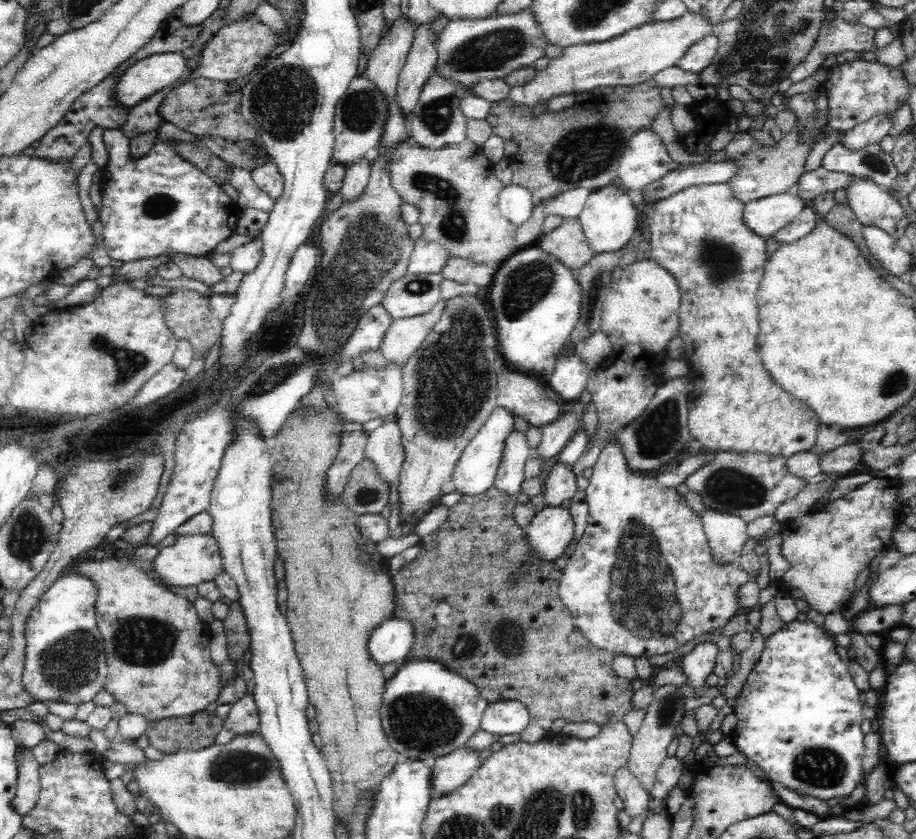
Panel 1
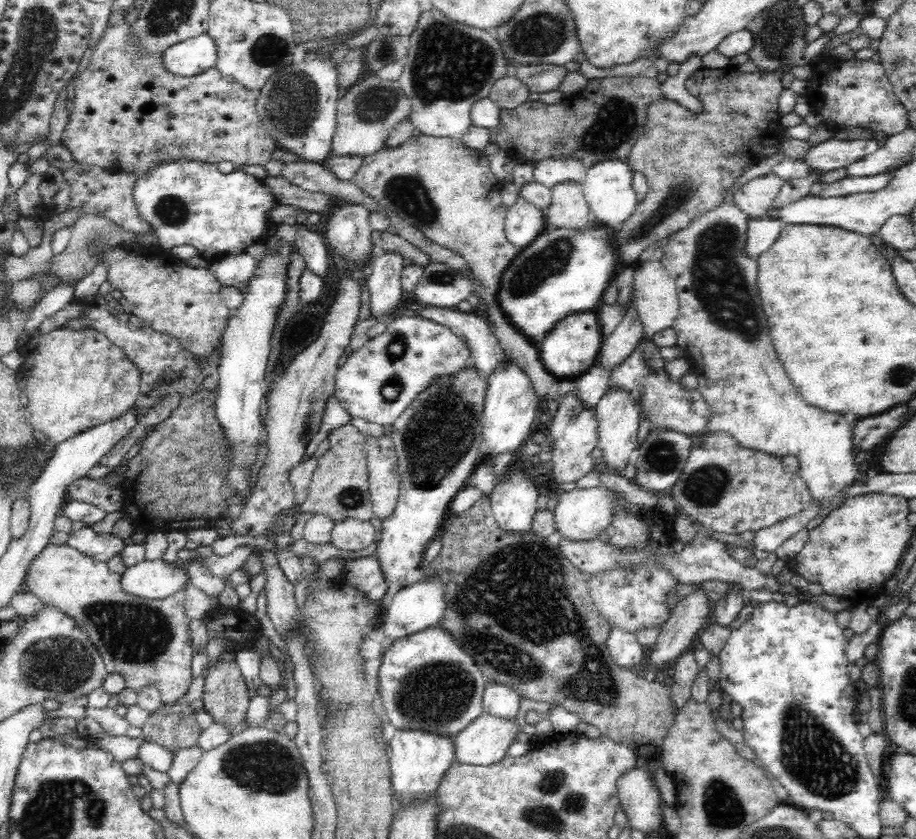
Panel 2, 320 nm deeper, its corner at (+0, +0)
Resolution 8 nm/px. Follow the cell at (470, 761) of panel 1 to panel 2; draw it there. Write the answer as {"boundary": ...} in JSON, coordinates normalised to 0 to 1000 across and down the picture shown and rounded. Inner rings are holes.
{"boundary":[[[526,849],[513,864],[496,877],[497,906],[508,912],[533,913],[546,908],[564,877],[571,872],[562,856],[546,856],[534,849]]]}

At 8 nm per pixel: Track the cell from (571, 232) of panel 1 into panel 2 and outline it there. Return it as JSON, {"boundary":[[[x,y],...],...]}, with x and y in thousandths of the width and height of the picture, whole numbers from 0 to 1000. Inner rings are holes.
{"boundary":[[[626,215],[611,217],[600,224],[600,243],[596,248],[595,275],[605,275],[608,273],[623,273],[627,275],[641,272],[645,265],[644,250],[639,234],[636,232],[636,221]]]}

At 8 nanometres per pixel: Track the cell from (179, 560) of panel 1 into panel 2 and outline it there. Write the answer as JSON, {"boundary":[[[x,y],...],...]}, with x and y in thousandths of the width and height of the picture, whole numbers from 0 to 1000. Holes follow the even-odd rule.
{"boundary":[[[176,666],[156,669],[136,679],[132,685],[131,698],[141,709],[178,714],[206,696],[205,688],[201,675],[193,677],[190,671],[180,672]]]}

